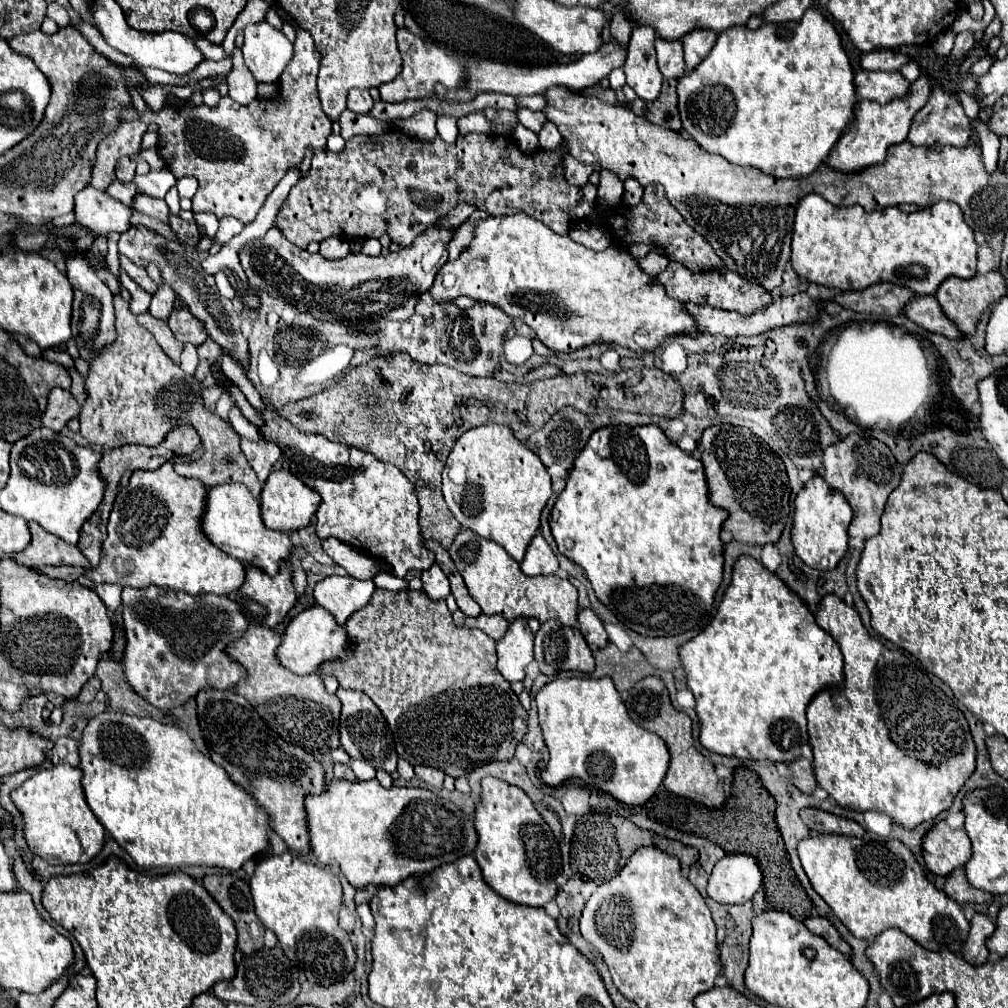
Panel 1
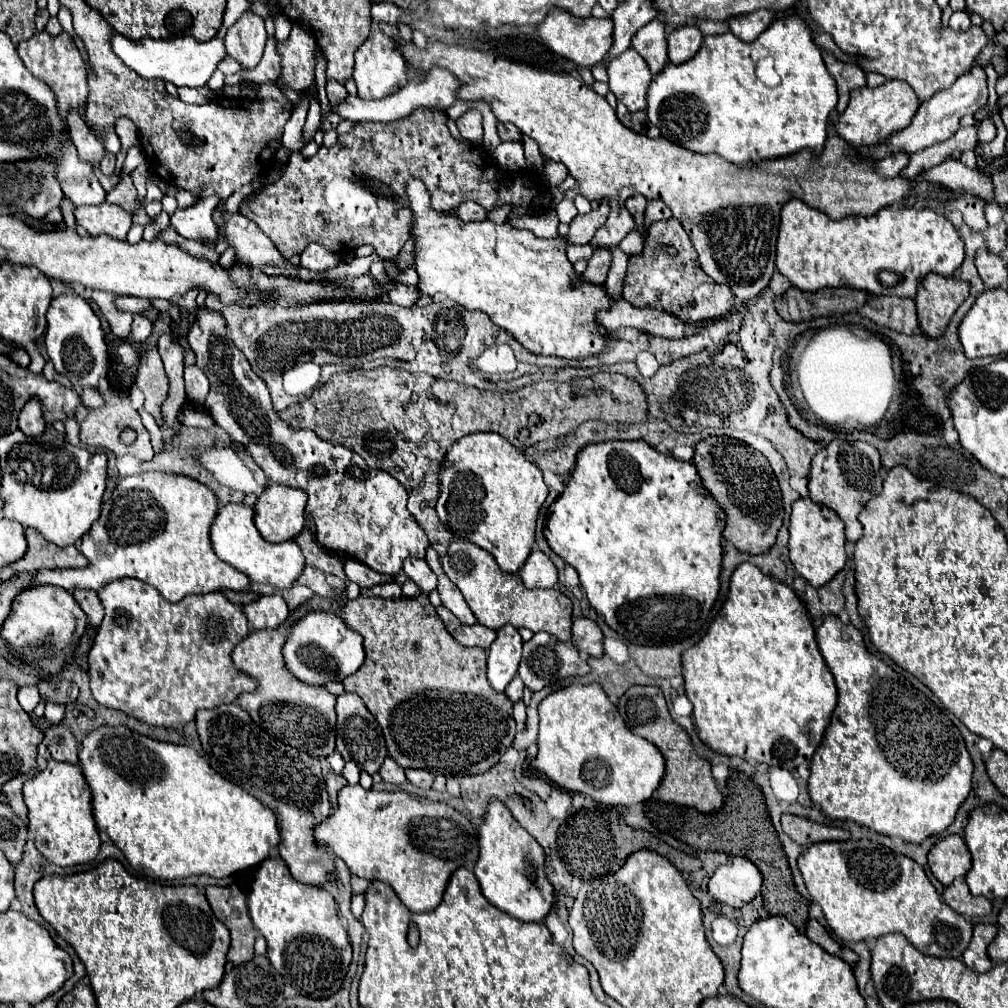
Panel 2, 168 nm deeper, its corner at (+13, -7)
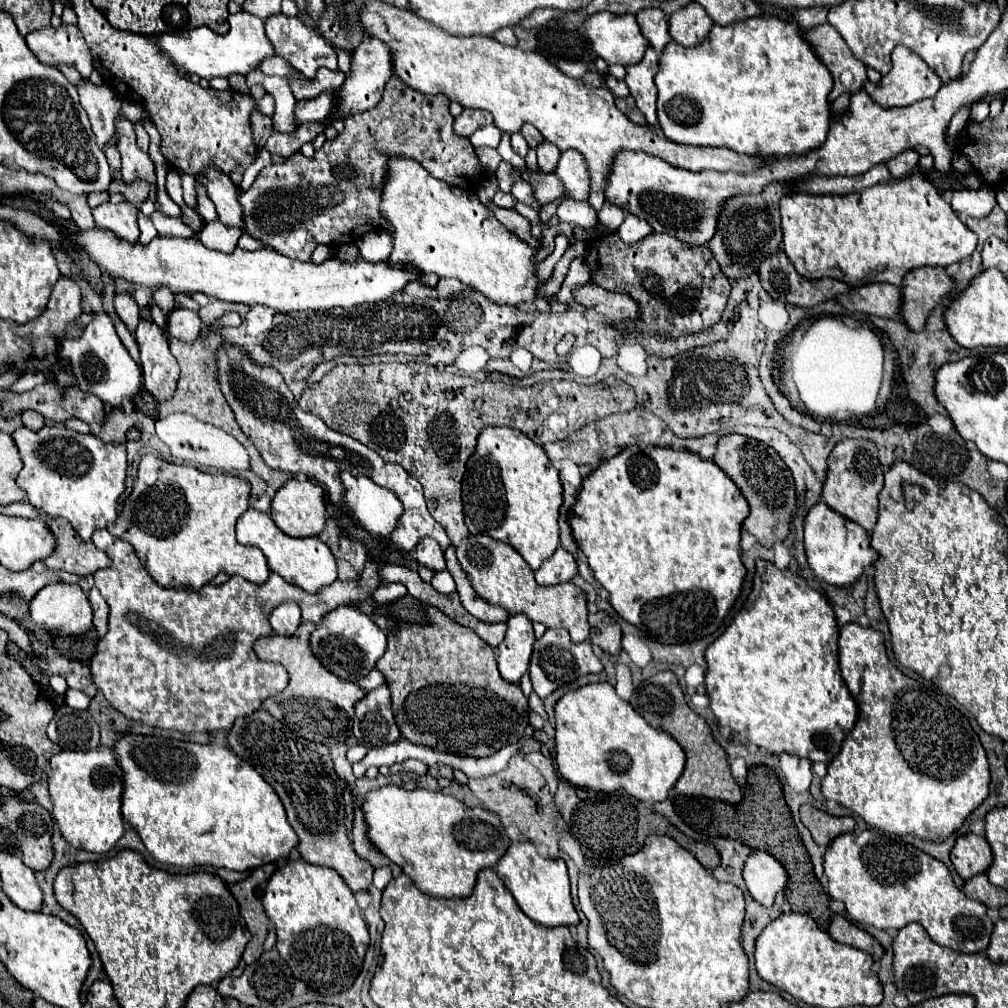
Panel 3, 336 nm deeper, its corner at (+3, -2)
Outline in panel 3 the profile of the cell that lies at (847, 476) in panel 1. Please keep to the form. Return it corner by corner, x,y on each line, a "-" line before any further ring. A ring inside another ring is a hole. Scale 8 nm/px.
843,439
835,445
827,463
829,469
823,483
823,501
827,507
871,533
877,523
877,495
883,489
883,471
877,459
877,447
869,439

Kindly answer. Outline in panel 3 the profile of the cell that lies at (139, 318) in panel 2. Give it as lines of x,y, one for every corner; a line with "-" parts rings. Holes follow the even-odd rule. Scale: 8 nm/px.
141,321
135,331
143,365
143,387
157,401
171,399
179,381
179,363
169,351
169,339
163,335
163,329
159,329
153,321

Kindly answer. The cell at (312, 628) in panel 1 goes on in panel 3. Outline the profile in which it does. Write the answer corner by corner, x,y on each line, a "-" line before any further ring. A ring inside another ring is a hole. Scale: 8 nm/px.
337,607
321,619
315,633
311,635
311,649
321,659
321,663
347,681
359,681
369,671
373,671
377,659
387,649
387,635
359,609
355,607

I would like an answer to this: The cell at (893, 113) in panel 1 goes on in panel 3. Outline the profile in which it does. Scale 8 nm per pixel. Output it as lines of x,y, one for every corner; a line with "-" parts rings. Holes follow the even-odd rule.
895,47
893,69
885,77
881,77
879,83
867,81
865,91
877,103
883,103
883,107
907,107
921,99
933,97
941,89
941,85
943,85
943,81
939,81
939,75
935,75
935,71
931,71
931,67
927,67
927,63
923,63
923,59
919,59
919,55
915,55
913,51
907,51
907,47

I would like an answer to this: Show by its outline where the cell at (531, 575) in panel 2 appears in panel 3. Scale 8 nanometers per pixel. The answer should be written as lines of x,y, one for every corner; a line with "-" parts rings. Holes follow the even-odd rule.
557,547
557,551
543,561
541,569
535,571
535,579
539,585
559,585
571,581
577,575
577,563
569,551

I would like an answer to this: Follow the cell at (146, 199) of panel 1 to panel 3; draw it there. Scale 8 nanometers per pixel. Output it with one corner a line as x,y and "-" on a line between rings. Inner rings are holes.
119,113
119,123
115,123
115,133
119,135
117,147
119,147
119,153
123,159
123,167
121,167
123,181
129,183
129,179
139,177
139,179
145,179
156,185
153,161
149,159
149,155
145,151
139,151
139,147
135,143
133,123
129,119
125,119
121,113

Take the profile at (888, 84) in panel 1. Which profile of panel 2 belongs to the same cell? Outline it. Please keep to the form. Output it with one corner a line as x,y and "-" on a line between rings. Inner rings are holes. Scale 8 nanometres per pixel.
823,50
823,58
827,64
829,74
833,76
835,84
837,84
837,92
839,92
839,102
837,102
837,110
841,112
847,106
849,100
849,92
853,88
861,88
867,86
867,74
861,72
861,68
857,68
855,64
843,64
839,60
835,60
829,52

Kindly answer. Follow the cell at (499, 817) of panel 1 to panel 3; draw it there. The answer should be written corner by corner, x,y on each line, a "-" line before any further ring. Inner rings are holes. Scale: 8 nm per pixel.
511,841
507,853
503,855
503,859
499,859
495,871
503,879
507,889
513,893
521,911
527,913
535,923
545,927
579,925
579,915
571,901
569,877
563,859
541,857
537,847
529,841

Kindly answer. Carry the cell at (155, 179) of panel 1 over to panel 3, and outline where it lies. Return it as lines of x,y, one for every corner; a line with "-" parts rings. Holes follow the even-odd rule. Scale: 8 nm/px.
81,79
77,85
81,105
89,115
93,125
93,133
97,137
97,145
103,149
105,143
115,133
115,115
121,109
123,97
115,91
115,87
107,87
107,83
95,85
89,79

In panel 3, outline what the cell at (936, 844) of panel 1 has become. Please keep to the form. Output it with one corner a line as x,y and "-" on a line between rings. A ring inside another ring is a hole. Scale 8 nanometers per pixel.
969,833
957,839
951,851
951,861
963,879
971,879
989,869
993,863
993,851
985,837

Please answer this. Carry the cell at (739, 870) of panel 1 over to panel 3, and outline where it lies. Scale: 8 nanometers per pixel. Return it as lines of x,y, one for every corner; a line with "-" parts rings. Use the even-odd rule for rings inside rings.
753,851
745,863
743,879
755,901
771,907
777,893
787,885
785,867
767,851

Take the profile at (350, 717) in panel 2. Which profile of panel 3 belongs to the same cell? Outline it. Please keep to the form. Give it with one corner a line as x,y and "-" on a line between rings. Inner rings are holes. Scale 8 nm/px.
385,685
369,691
355,705
353,733
365,747
383,747
399,741
401,733
393,717
391,695

